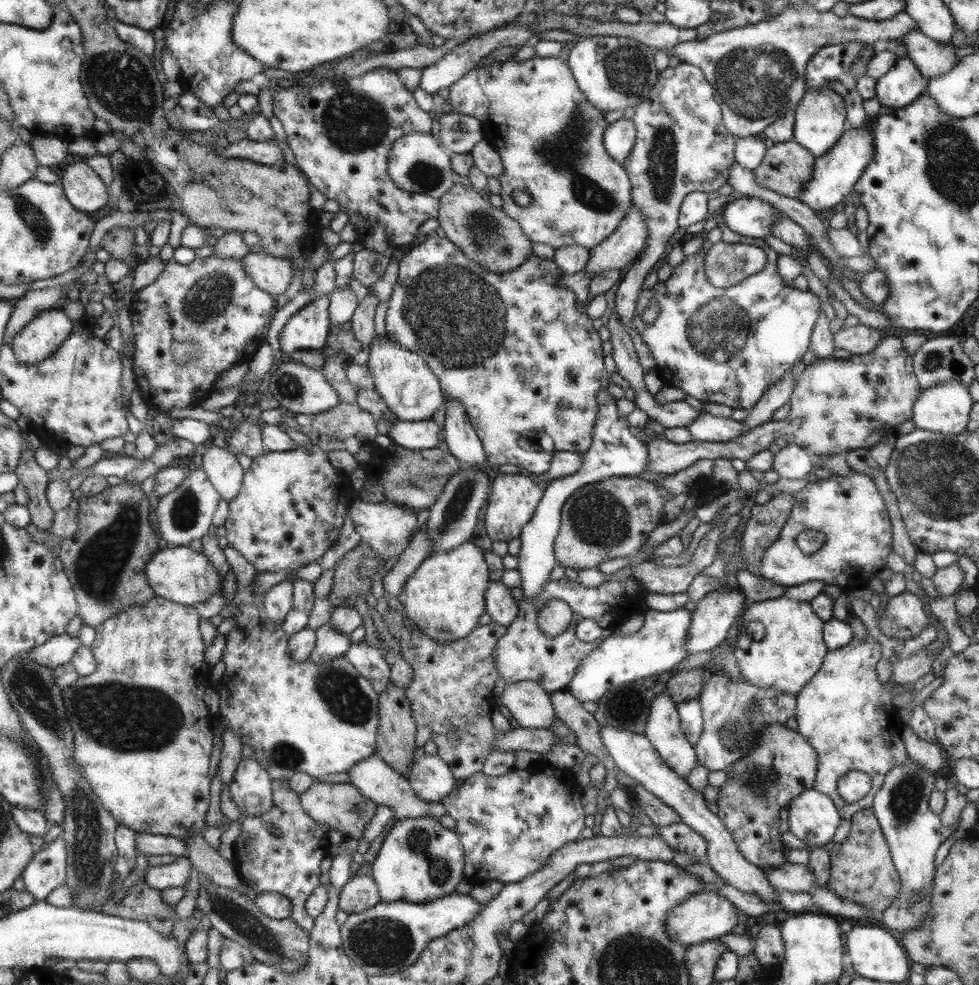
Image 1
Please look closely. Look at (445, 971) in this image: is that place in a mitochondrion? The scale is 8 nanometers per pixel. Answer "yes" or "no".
no

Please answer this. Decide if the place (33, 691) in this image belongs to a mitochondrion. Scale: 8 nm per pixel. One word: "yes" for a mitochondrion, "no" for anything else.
yes

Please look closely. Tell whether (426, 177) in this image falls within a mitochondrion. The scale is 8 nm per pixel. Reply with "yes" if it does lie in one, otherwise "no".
yes

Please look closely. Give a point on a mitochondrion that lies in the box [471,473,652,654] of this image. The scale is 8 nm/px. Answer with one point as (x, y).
(599, 519)

